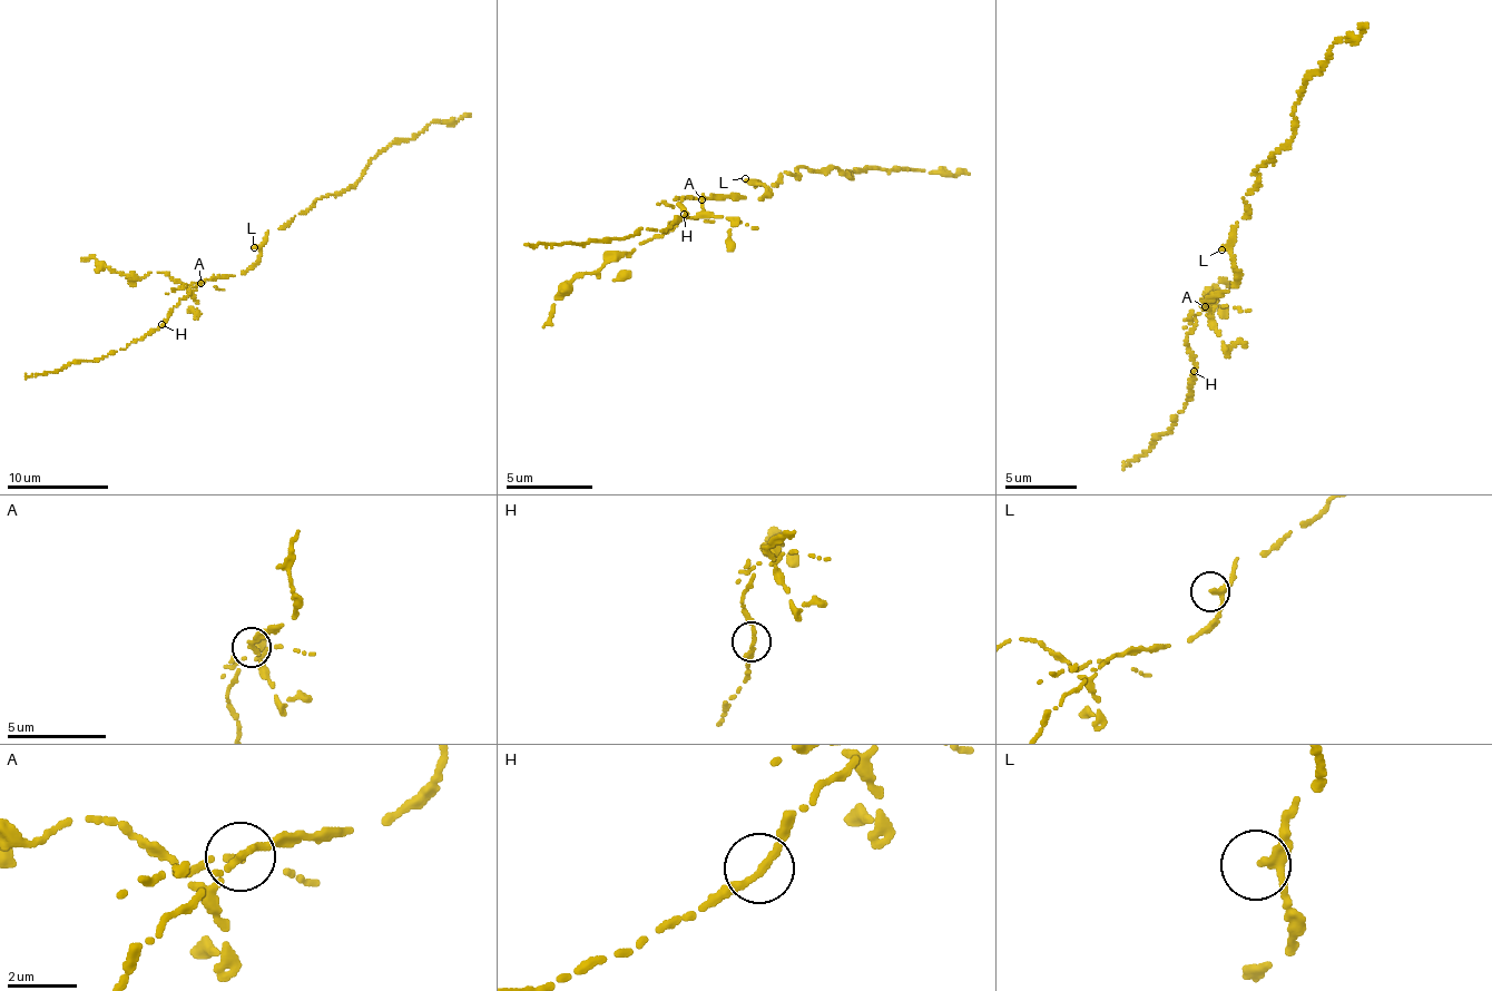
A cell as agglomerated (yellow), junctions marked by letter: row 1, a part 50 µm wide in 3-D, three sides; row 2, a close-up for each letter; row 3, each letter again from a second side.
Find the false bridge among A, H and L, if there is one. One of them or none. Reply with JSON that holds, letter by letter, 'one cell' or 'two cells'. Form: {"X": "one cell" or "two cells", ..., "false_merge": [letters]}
{"A": "two cells", "H": "one cell", "L": "one cell", "false_merge": ["A"]}

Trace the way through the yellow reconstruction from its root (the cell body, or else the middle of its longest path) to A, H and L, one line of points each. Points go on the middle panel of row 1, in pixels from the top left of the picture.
A: (766, 186), (762, 197), (712, 193), (702, 200)
H: (766, 186), (762, 197), (712, 193), (700, 204), (683, 196), (684, 214)
L: (766, 186), (745, 178)

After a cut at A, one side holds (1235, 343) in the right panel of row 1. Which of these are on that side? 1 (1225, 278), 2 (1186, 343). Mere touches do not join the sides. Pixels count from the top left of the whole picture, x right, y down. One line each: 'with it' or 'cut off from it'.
1: with it
2: cut off from it

